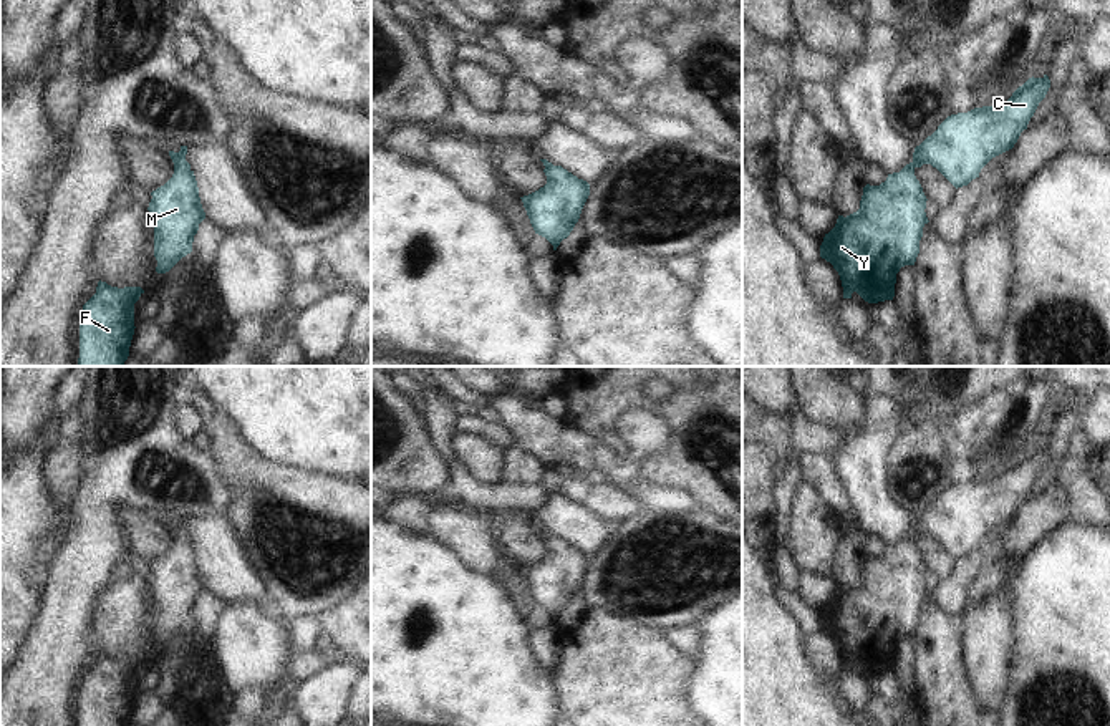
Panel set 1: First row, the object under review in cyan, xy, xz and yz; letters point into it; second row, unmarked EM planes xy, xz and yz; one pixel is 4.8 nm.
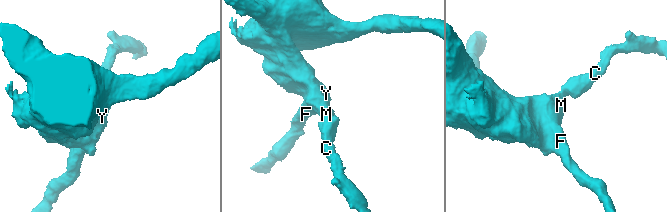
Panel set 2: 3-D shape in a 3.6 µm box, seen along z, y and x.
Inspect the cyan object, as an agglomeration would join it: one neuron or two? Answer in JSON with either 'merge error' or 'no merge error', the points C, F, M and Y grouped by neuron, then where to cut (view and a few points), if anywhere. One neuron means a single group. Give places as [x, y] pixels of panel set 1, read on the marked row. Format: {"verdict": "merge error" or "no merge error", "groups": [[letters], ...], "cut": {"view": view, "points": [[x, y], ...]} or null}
{"verdict": "no merge error", "groups": [["C", "F", "M", "Y"]], "cut": null}

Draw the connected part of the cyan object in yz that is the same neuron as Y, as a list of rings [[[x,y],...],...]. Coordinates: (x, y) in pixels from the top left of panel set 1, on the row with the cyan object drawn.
[[[1047,75],[1032,76],[1001,104],[948,116],[931,136],[915,148],[910,164],[900,172],[888,174],[880,186],[863,187],[860,209],[847,217],[838,215],[835,227],[825,234],[820,245],[820,257],[830,262],[840,275],[843,298],[852,298],[852,293],[857,292],[868,303],[893,300],[896,273],[905,265],[915,265],[923,227],[929,222],[924,212],[928,199],[915,169],[931,164],[956,189],[968,186],[979,177],[981,169],[992,157],[1014,148],[1049,88]]]

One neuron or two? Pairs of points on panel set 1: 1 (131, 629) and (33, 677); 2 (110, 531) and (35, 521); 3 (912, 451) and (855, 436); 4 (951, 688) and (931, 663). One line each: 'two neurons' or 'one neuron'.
1: two neurons
2: two neurons
3: two neurons
4: one neuron

